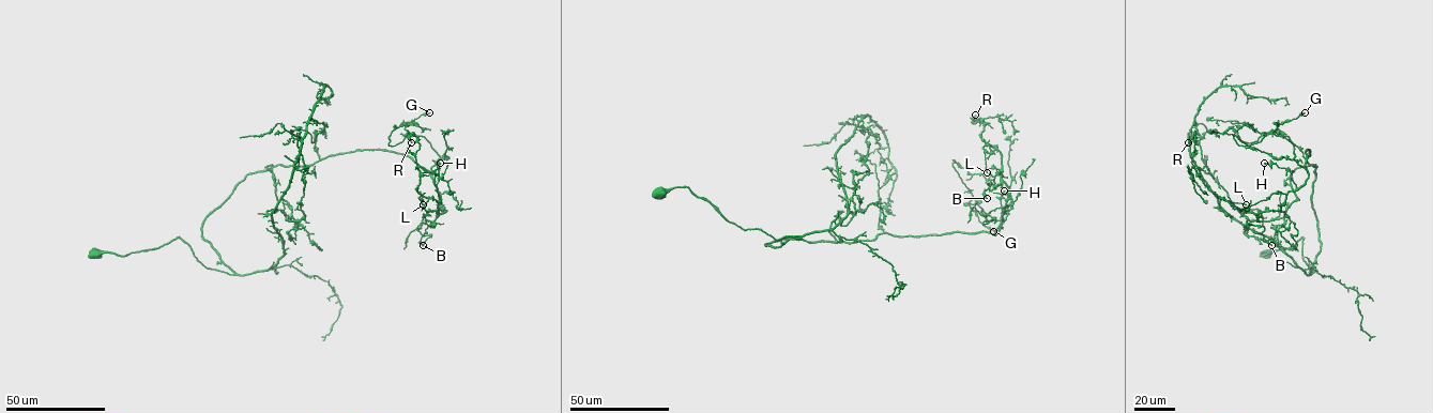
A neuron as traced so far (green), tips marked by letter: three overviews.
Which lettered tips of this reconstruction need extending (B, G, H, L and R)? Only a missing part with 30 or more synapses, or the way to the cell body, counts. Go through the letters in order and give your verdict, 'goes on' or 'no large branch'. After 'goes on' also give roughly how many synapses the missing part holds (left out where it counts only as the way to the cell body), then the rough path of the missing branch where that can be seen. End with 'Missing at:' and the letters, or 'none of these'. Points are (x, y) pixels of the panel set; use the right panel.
B: no large branch
G: no large branch
H: no large branch
L: no large branch
R: no large branch
Missing at: none of these

